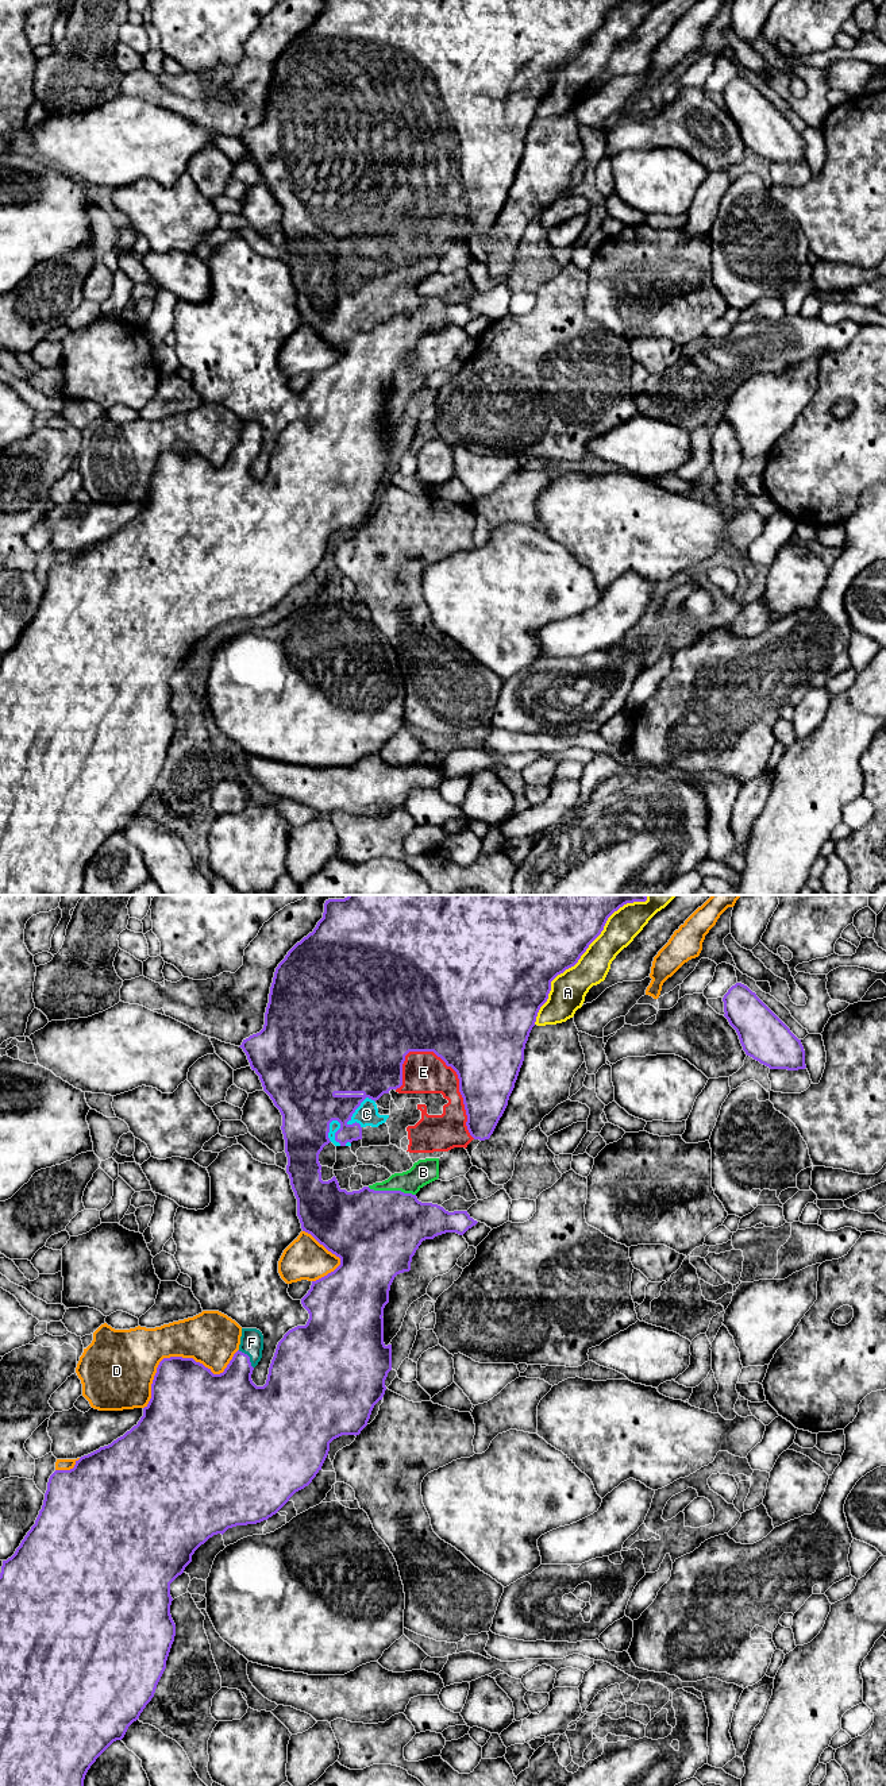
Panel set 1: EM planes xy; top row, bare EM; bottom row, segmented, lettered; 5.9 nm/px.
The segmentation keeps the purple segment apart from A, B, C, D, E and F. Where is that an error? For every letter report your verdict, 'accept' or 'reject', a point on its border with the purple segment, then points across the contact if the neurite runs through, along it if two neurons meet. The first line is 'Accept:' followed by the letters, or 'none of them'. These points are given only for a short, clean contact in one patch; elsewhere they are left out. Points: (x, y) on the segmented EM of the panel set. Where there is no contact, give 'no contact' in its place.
Accept: B, C, E, F
A: reject; meets purple in xy at (584, 952)
B: accept; meets purple in xy at (392, 1191)
C: accept; meets purple in xy at (358, 1106)
D: reject; meets purple in xy at (178, 1357)
E: accept; meets purple in xy at (459, 1083)
F: accept; meets purple in xy at (249, 1357); runs through xy (231, 1395), (237, 1374), (249, 1357), (251, 1342)

